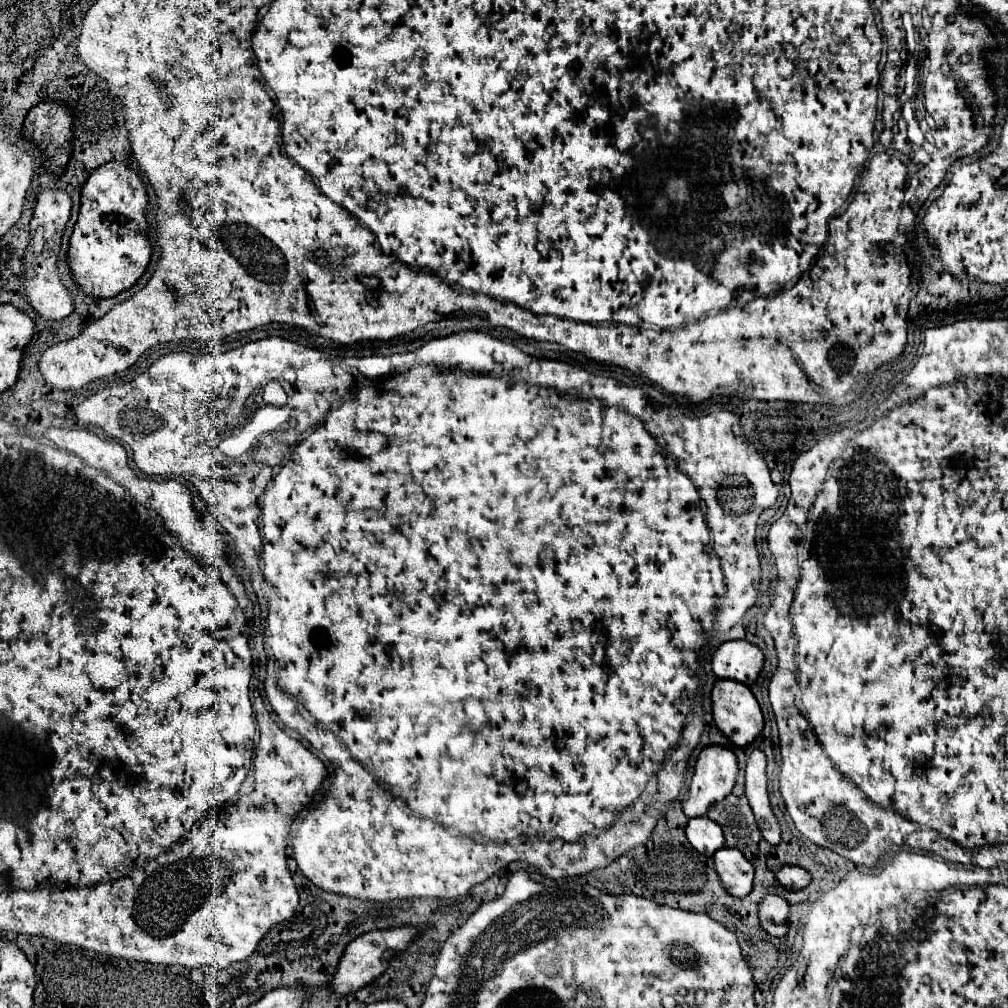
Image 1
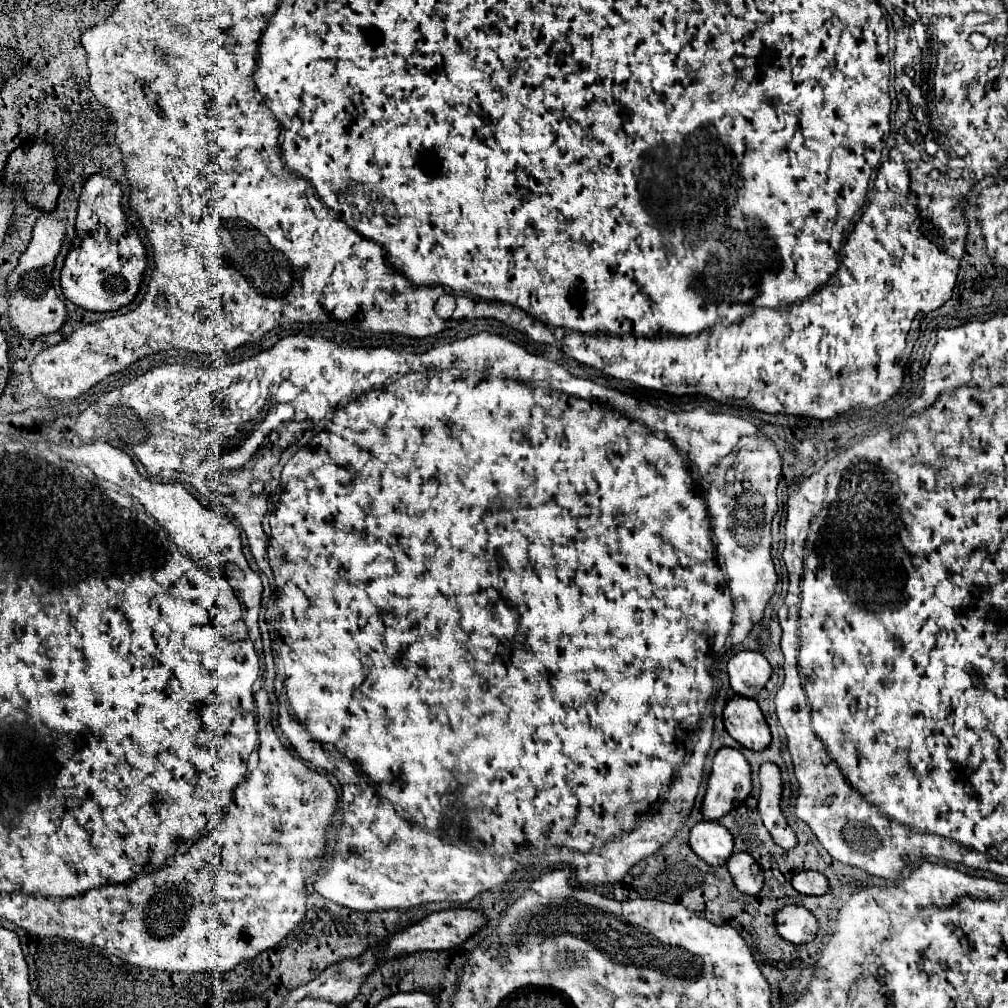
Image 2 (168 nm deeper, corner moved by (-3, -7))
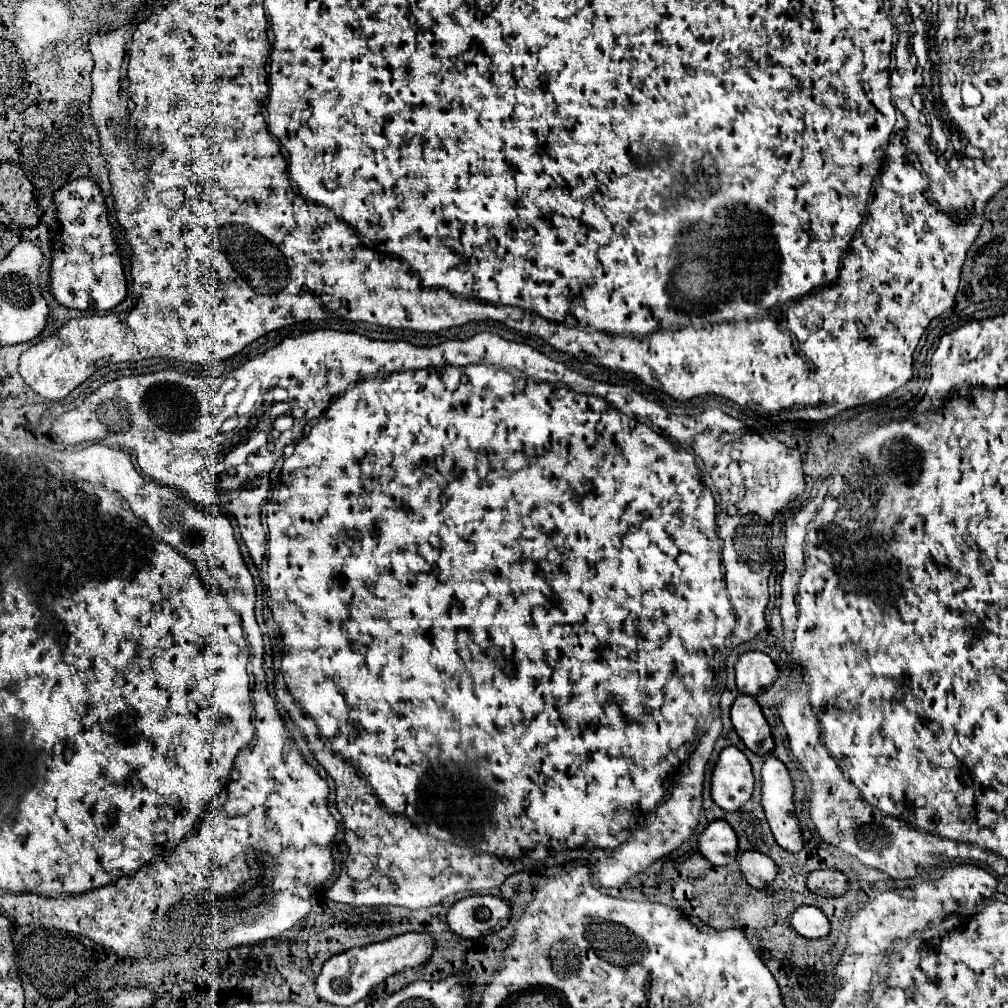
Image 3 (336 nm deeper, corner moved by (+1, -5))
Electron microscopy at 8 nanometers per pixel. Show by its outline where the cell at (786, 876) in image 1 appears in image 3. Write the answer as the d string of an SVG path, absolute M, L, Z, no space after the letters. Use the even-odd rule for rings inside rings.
M815 870L807 874L807 888L819 896L841 896L847 890L847 878L837 870Z

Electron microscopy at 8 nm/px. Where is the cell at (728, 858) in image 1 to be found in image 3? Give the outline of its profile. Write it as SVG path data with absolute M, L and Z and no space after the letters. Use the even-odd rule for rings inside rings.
M755 850L753 852L739 852L737 862L741 866L741 874L743 874L745 882L753 888L767 888L777 874L775 862Z

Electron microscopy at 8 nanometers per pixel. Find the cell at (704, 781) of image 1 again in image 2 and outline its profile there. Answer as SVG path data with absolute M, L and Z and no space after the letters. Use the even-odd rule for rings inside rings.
M723 746L713 758L707 794L701 806L705 820L719 820L741 806L751 794L751 788L751 766L747 758L739 750Z

